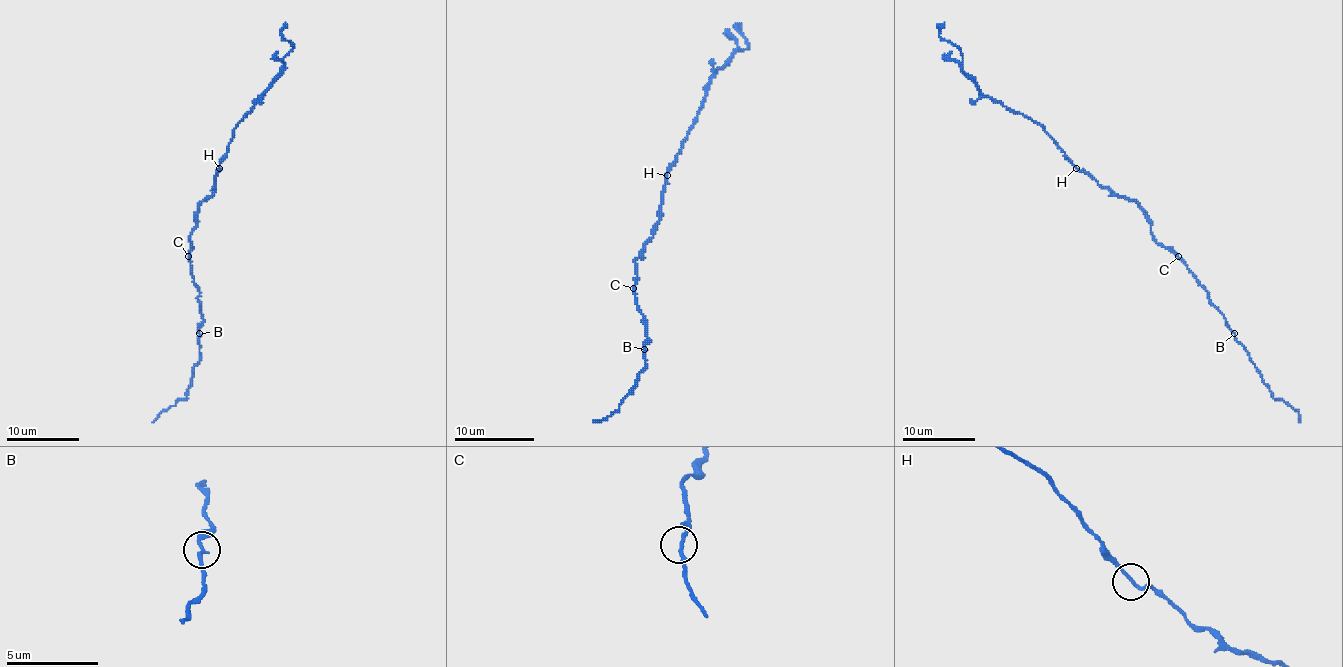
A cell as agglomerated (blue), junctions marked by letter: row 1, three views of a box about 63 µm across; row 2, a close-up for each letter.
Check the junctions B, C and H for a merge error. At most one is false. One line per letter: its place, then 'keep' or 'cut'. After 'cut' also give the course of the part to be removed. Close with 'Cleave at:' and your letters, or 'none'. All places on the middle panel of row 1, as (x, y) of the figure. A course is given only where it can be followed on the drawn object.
B: at (644, 349); keep
C: at (633, 288); keep
H: at (667, 175); keep
Cleave at: none

